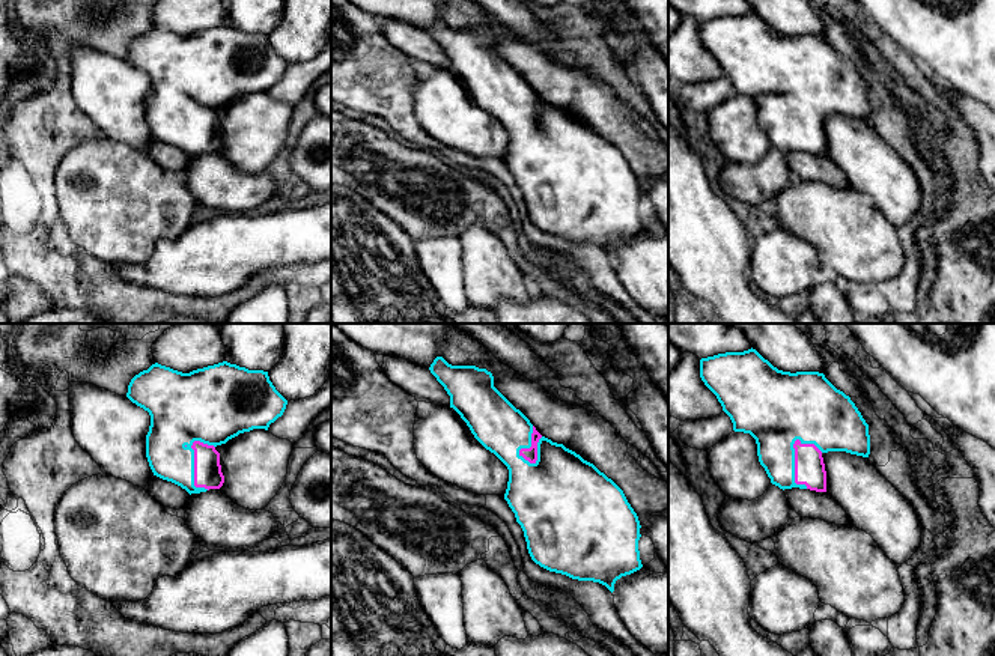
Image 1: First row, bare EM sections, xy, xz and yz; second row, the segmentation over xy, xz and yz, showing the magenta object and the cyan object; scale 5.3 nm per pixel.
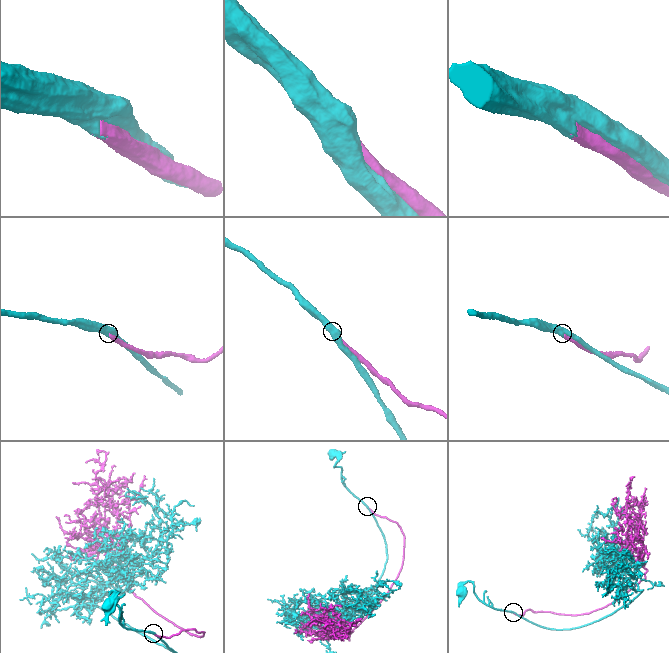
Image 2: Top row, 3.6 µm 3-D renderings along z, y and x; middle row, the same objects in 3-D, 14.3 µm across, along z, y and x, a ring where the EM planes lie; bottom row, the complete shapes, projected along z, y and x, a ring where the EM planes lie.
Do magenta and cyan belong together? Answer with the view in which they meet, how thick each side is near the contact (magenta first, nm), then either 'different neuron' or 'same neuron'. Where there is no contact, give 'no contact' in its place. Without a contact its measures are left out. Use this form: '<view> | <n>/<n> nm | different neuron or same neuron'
yz | 160/280 nm | same neuron

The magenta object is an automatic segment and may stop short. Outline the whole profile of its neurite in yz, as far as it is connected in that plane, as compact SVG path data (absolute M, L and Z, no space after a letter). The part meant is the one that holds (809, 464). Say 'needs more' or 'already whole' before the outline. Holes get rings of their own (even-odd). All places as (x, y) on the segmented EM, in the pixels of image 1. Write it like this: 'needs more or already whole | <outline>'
needs more | M756 349L700 360L700 378L730 417L735 432L750 433L771 483L780 489L826 492L823 453L846 451L869 457L869 424L843 391L819 372L783 372Z

